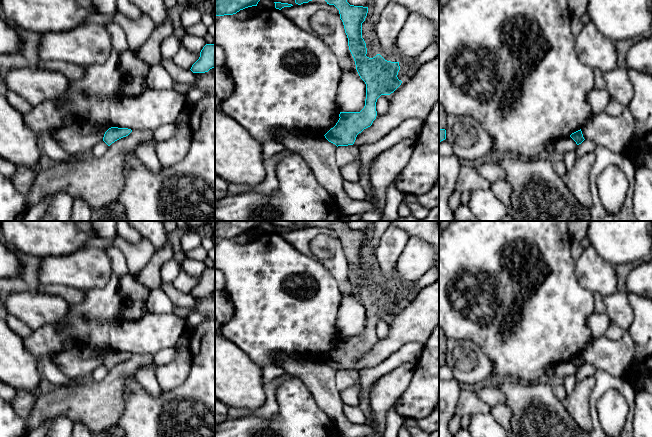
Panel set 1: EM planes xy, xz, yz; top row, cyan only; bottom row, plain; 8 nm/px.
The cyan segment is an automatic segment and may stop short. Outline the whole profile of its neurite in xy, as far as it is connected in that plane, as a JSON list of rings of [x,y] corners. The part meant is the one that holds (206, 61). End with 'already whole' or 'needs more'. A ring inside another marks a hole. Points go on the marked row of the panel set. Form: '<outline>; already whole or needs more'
[[[206,44],[200,52],[199,59],[192,65],[193,73],[205,73],[215,67],[215,45]]]; already whole

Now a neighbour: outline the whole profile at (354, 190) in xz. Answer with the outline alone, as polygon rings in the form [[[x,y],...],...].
[[[344,181],[343,188],[345,193],[353,200],[365,200],[366,193],[358,182]]]

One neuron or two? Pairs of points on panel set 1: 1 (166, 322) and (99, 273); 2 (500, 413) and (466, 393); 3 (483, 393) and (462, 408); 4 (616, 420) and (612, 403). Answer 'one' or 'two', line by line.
1: two
2: one
3: one
4: one

